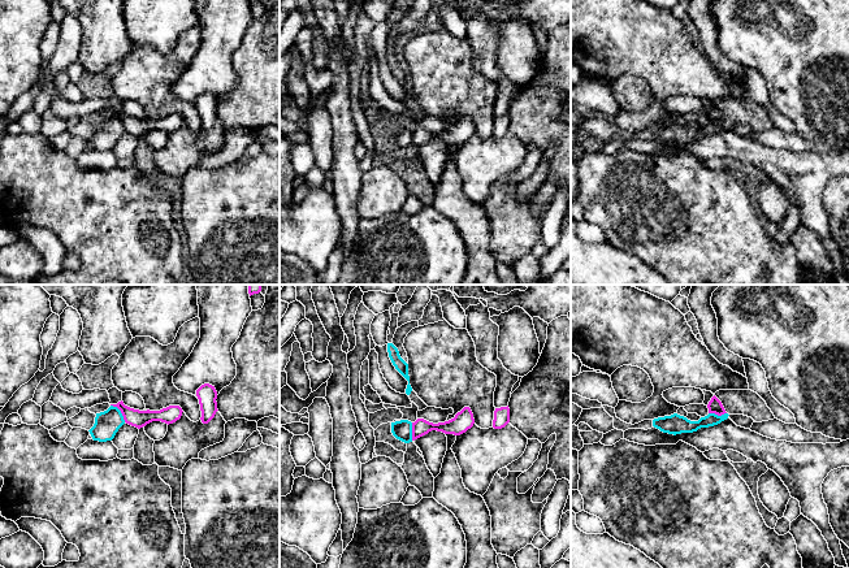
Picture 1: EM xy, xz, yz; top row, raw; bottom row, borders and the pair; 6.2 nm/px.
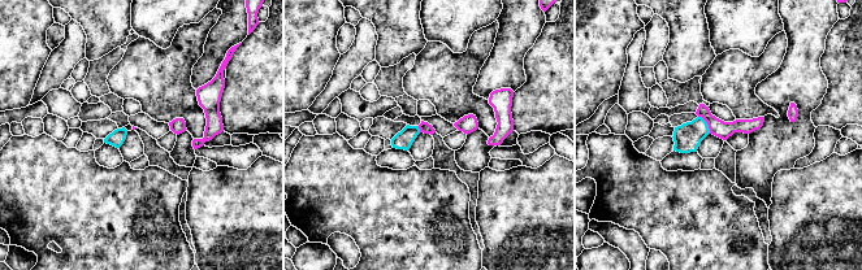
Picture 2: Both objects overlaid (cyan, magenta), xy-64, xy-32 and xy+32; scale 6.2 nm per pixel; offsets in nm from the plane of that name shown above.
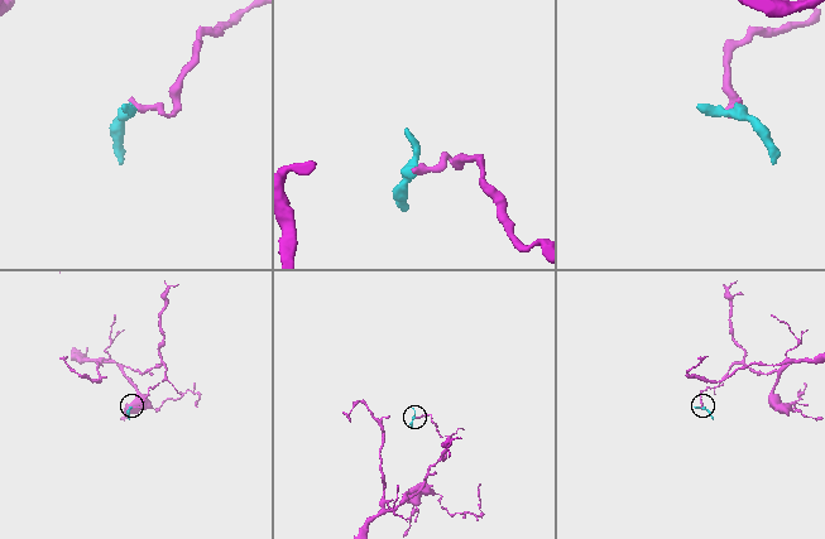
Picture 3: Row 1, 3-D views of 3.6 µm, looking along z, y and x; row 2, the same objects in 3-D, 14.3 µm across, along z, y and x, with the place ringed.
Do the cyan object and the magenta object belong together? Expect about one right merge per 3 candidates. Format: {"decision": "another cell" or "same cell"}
{"decision": "another cell"}

